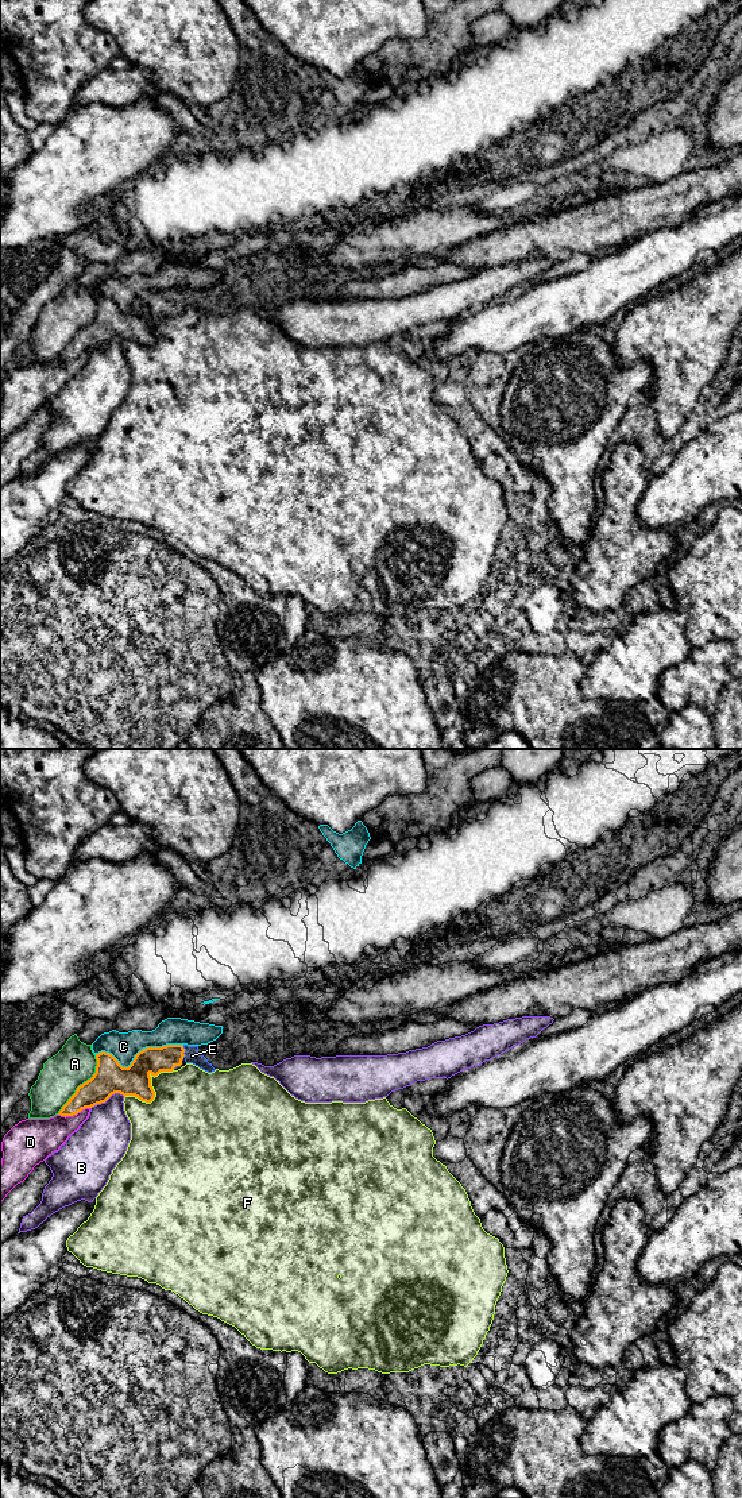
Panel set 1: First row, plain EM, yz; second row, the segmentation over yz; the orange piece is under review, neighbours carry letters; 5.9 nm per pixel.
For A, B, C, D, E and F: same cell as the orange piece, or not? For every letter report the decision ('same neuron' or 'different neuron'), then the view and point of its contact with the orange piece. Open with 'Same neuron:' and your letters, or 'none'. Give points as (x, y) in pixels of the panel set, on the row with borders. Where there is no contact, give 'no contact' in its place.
Same neuron: E
A: different neuron; contact yz (82, 1084)
B: different neuron; contact yz (107, 1099)
C: different neuron; contact yz (136, 1054)
D: different neuron; contact yz (73, 1114)
E: same neuron; contact yz (184, 1051)
F: different neuron; contact yz (154, 1092)

